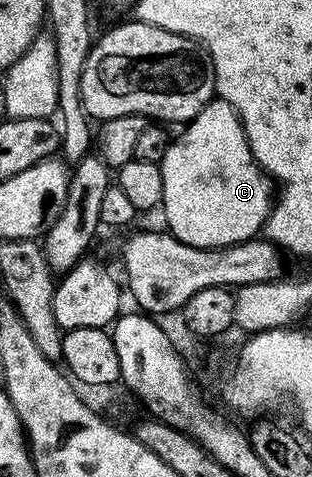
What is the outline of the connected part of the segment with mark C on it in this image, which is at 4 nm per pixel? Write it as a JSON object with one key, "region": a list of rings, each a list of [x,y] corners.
{"region":[[[213,99],[198,113],[191,121],[186,122],[182,126],[183,134],[180,137],[176,136],[171,142],[169,151],[165,151],[165,159],[161,162],[163,170],[163,203],[161,206],[161,214],[167,220],[166,228],[171,236],[177,238],[181,243],[189,243],[193,247],[201,247],[202,249],[220,249],[226,245],[236,245],[242,241],[250,241],[256,236],[255,233],[264,228],[267,224],[267,217],[271,213],[273,204],[273,182],[263,169],[255,161],[254,155],[251,153],[249,143],[245,139],[245,131],[243,124],[240,123],[238,115],[235,113],[235,108],[227,101]]]}

